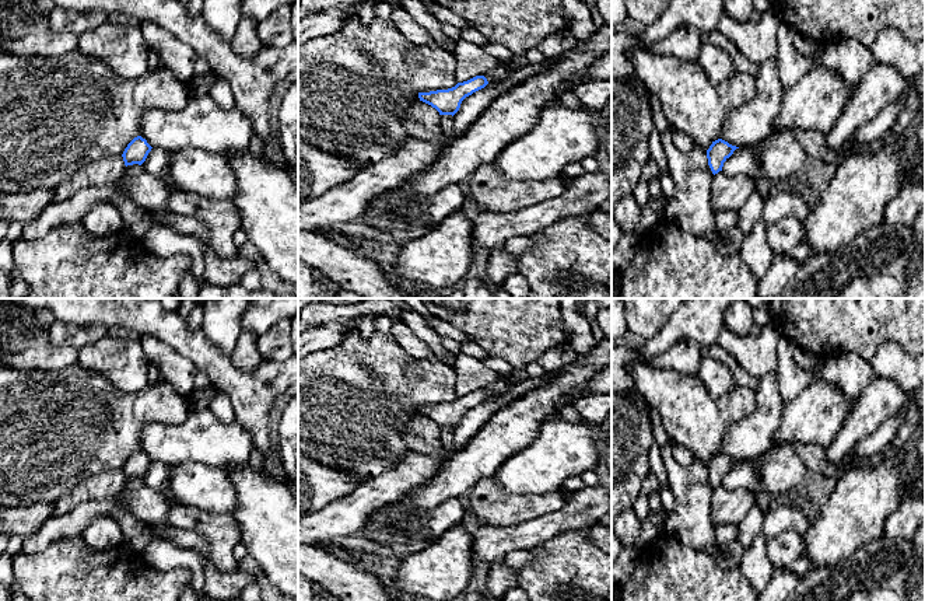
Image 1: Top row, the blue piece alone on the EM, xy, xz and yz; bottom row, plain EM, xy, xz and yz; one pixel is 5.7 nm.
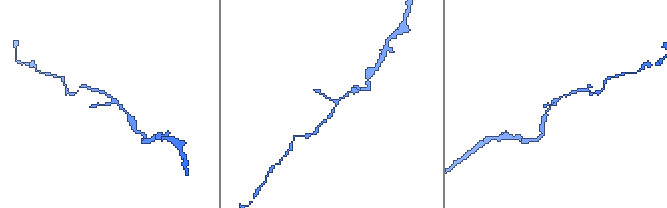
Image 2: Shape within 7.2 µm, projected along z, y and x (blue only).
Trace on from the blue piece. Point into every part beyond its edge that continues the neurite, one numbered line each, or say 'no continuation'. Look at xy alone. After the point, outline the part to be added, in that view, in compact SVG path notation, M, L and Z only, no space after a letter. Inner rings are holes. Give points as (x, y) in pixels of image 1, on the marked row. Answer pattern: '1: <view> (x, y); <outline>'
no continuation

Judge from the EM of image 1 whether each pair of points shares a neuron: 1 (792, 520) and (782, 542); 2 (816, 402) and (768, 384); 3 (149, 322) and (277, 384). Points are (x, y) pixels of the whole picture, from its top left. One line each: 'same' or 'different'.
1: different
2: different
3: same

